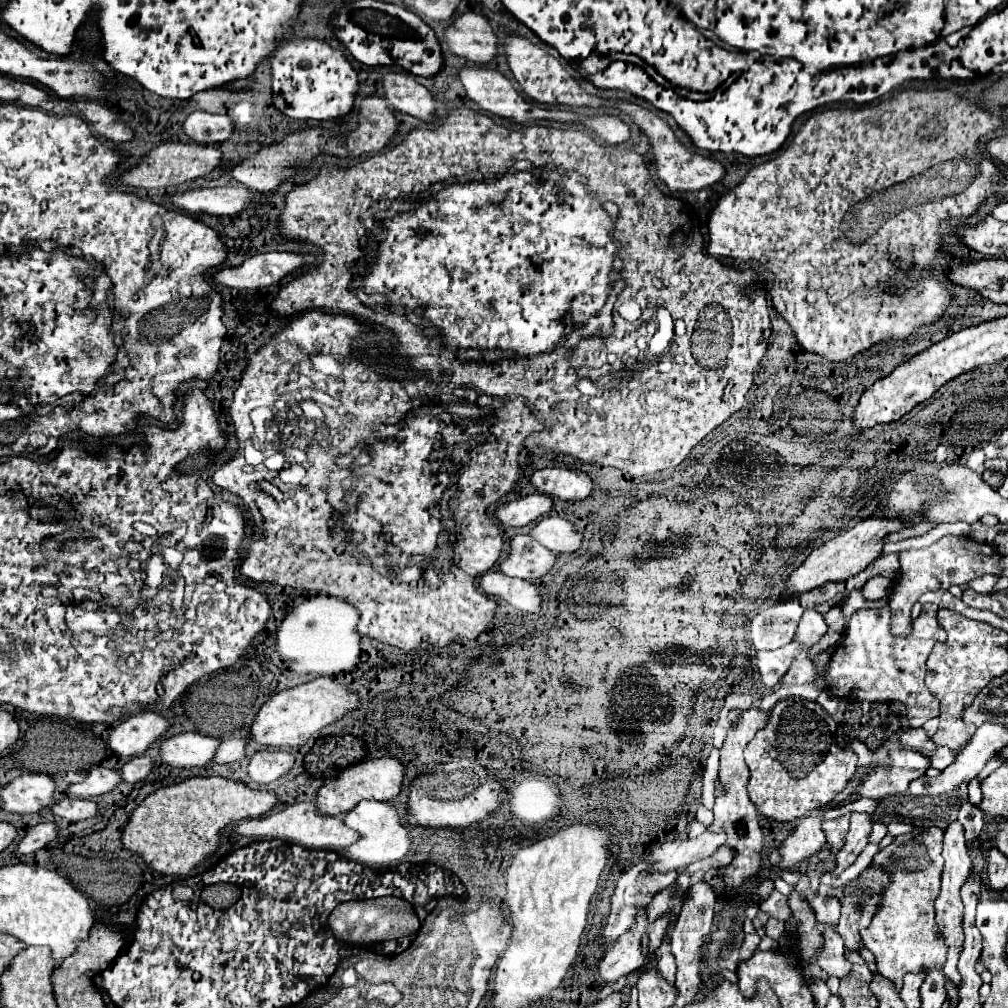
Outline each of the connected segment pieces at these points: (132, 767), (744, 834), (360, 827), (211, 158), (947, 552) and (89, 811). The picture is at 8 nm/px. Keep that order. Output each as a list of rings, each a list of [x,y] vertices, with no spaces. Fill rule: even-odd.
[[[134,757],[134,759],[130,759],[122,767],[124,781],[128,781],[128,783],[140,783],[140,781],[144,781],[152,773],[152,767],[154,767],[154,761],[150,757]]]
[[[752,705],[750,709],[744,709],[738,723],[736,723],[736,727],[732,731],[728,731],[726,741],[720,749],[720,781],[724,783],[726,793],[716,799],[714,823],[708,827],[708,831],[724,831],[728,835],[726,845],[736,851],[736,857],[734,857],[732,865],[722,869],[722,879],[728,885],[734,885],[734,887],[742,885],[748,877],[752,877],[758,871],[758,865],[760,865],[760,851],[762,851],[764,835],[762,835],[762,829],[760,829],[760,823],[758,823],[756,807],[752,805],[752,801],[748,797],[750,773],[748,773],[746,763],[744,763],[742,751],[744,751],[746,743],[750,739],[754,739],[756,731],[760,731],[766,725],[768,717],[770,717],[770,711],[760,711],[756,705]]]
[[[362,801],[350,813],[346,813],[342,819],[350,829],[360,833],[360,841],[356,841],[354,845],[350,845],[346,849],[346,855],[352,861],[358,861],[358,863],[364,863],[370,867],[384,867],[384,865],[400,861],[410,851],[410,845],[412,845],[410,831],[404,825],[404,821],[400,819],[400,815],[392,803]]]
[[[164,143],[152,149],[138,167],[124,173],[120,179],[124,185],[144,187],[144,189],[168,189],[178,187],[182,183],[190,183],[198,177],[206,177],[212,169],[218,167],[222,153],[214,145],[186,145],[186,143]]]
[[[946,535],[936,545],[930,545],[928,549],[910,549],[900,553],[900,579],[896,581],[896,587],[892,587],[890,593],[890,609],[892,609],[892,635],[906,637],[910,635],[912,619],[910,609],[920,599],[922,593],[932,589],[950,589],[952,585],[966,585],[976,577],[982,577],[986,573],[990,575],[1002,575],[1000,553],[994,551],[990,545],[980,545],[972,537],[954,537]]]
[[[62,799],[58,803],[54,803],[52,807],[52,813],[56,817],[62,817],[62,819],[68,819],[68,821],[84,821],[84,819],[90,819],[98,813],[98,807],[94,801],[88,801],[88,799]]]

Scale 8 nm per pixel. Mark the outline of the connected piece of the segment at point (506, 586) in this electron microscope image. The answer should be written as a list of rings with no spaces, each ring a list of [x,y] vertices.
[[[490,571],[480,579],[480,587],[484,589],[484,593],[500,597],[524,613],[538,613],[540,611],[542,593],[530,581],[506,577],[500,571]]]

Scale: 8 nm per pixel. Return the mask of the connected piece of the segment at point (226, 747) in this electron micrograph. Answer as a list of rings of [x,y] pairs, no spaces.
[[[226,739],[218,747],[214,763],[234,763],[246,755],[246,741],[244,739]]]

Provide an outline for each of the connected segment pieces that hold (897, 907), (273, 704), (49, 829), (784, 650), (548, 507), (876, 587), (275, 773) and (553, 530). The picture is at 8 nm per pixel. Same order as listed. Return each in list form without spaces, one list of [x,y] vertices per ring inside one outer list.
[[[928,827],[924,833],[900,835],[892,845],[878,851],[872,859],[874,865],[884,865],[892,875],[892,883],[886,887],[882,905],[874,915],[868,929],[862,931],[864,947],[874,955],[878,971],[894,983],[896,989],[902,987],[906,973],[928,971],[932,967],[942,967],[946,961],[948,947],[944,945],[944,935],[934,921],[934,899],[938,897],[940,873],[942,873],[942,839],[944,829]]]
[[[320,677],[310,683],[298,685],[294,689],[280,691],[272,699],[268,699],[266,705],[260,709],[258,717],[254,719],[252,737],[258,743],[274,749],[302,747],[314,733],[340,721],[344,715],[348,715],[348,711],[356,711],[358,707],[360,707],[360,697],[356,691],[350,691],[348,687],[332,681],[330,677]]]
[[[40,823],[36,827],[32,827],[26,837],[20,841],[16,853],[18,855],[28,855],[28,853],[36,853],[38,849],[44,849],[50,841],[54,841],[58,837],[58,825],[56,823]]]
[[[788,643],[786,647],[780,647],[778,651],[760,651],[758,653],[758,671],[760,671],[760,681],[766,687],[774,687],[780,683],[782,673],[790,669],[792,659],[800,653],[800,643]]]
[[[534,493],[528,497],[520,497],[496,511],[496,517],[502,525],[510,527],[524,527],[532,521],[536,521],[542,515],[548,515],[552,511],[552,499],[542,493]]]
[[[872,577],[864,587],[862,587],[862,597],[866,601],[876,601],[876,599],[886,599],[890,593],[892,581],[886,577]]]
[[[264,749],[252,757],[248,765],[248,775],[256,783],[272,783],[280,779],[284,773],[288,773],[294,767],[294,761],[294,755],[288,751]]]
[[[562,517],[540,519],[530,535],[554,553],[576,553],[582,545],[582,535]]]

